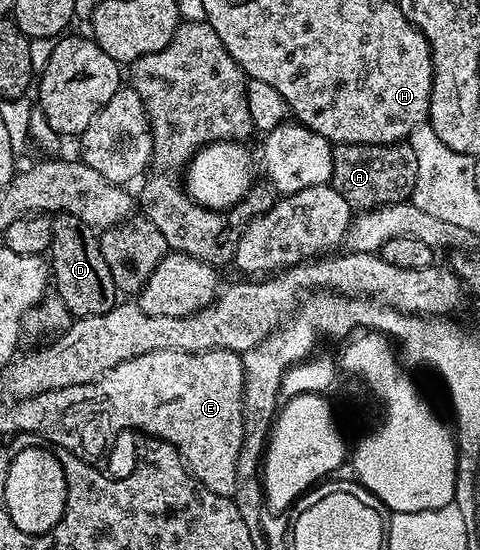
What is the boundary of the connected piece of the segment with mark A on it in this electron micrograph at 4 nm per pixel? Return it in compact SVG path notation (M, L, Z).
M406 140L392 144L335 145L330 182L358 212L405 202L416 188L416 152L412 152Z

